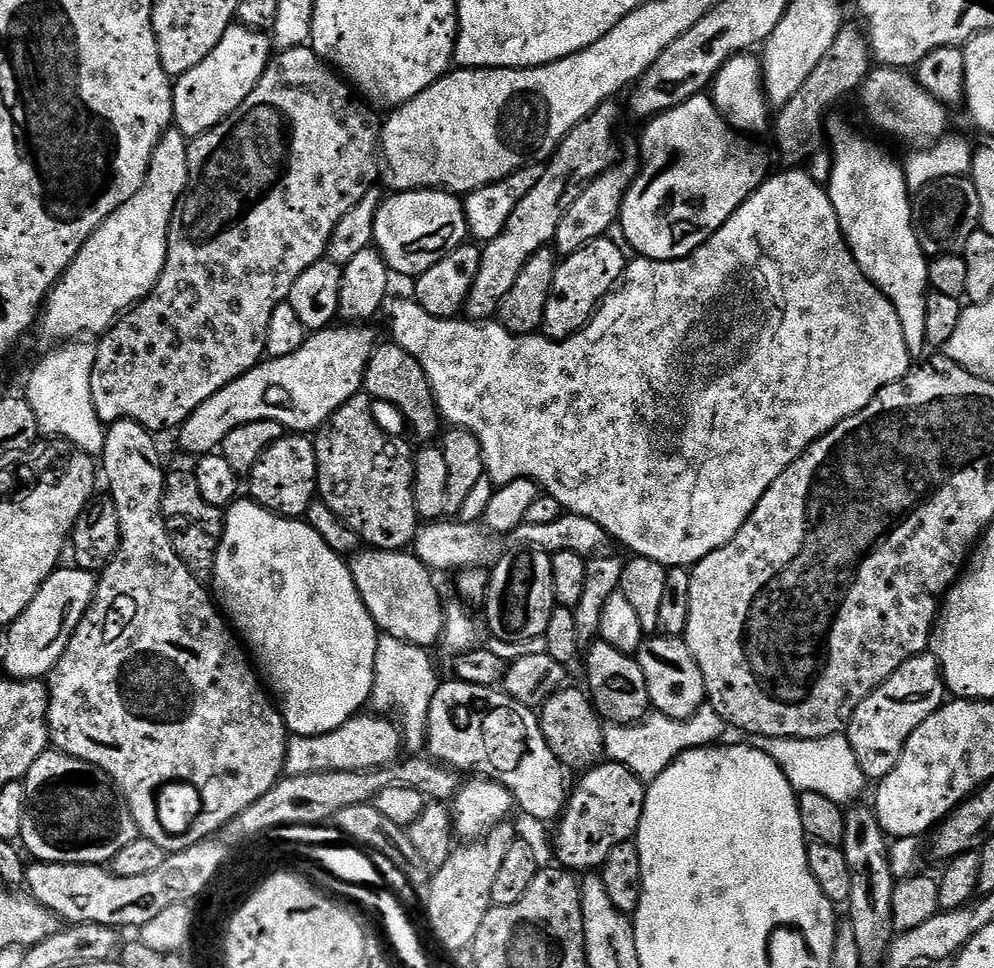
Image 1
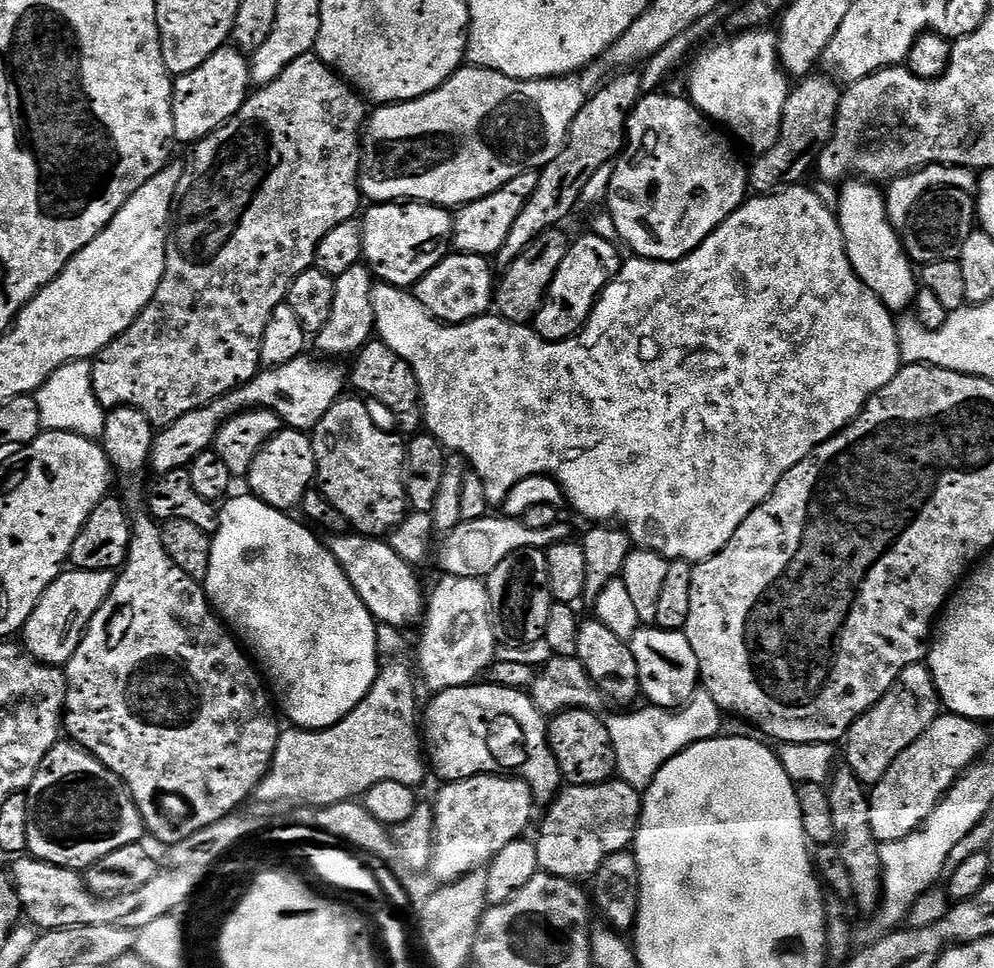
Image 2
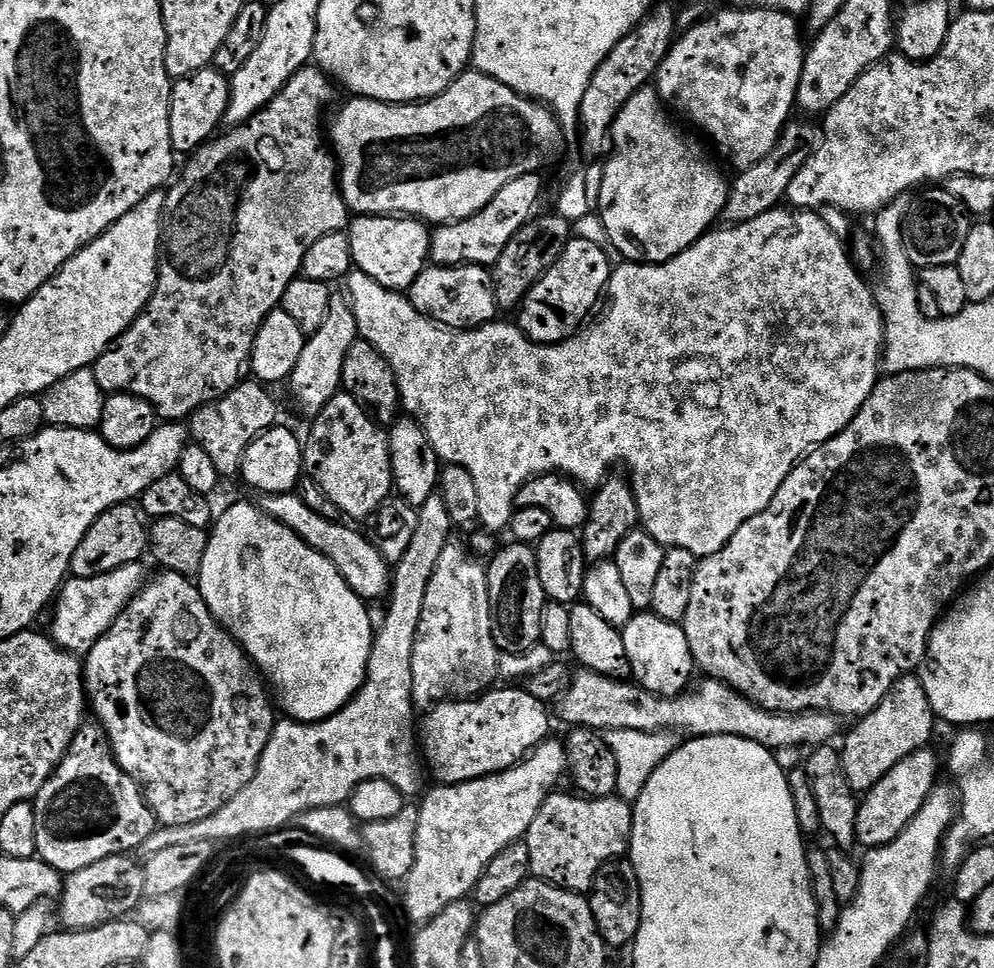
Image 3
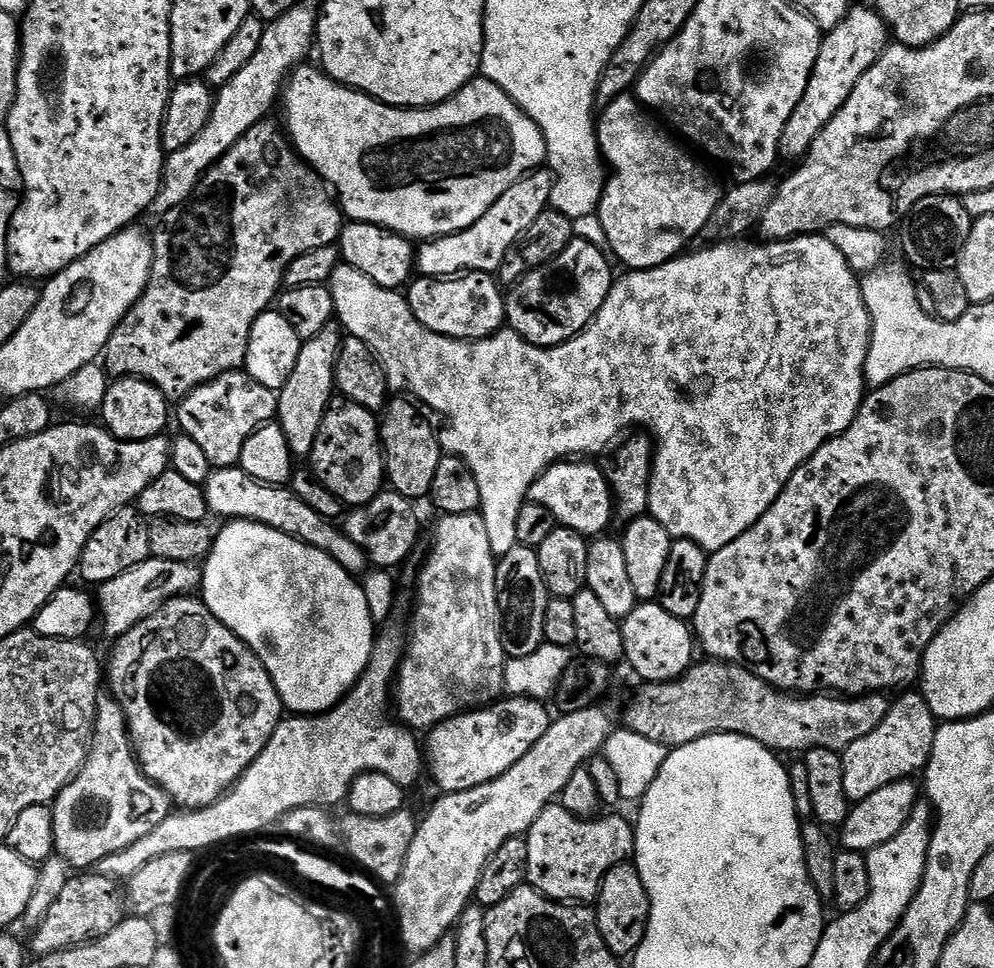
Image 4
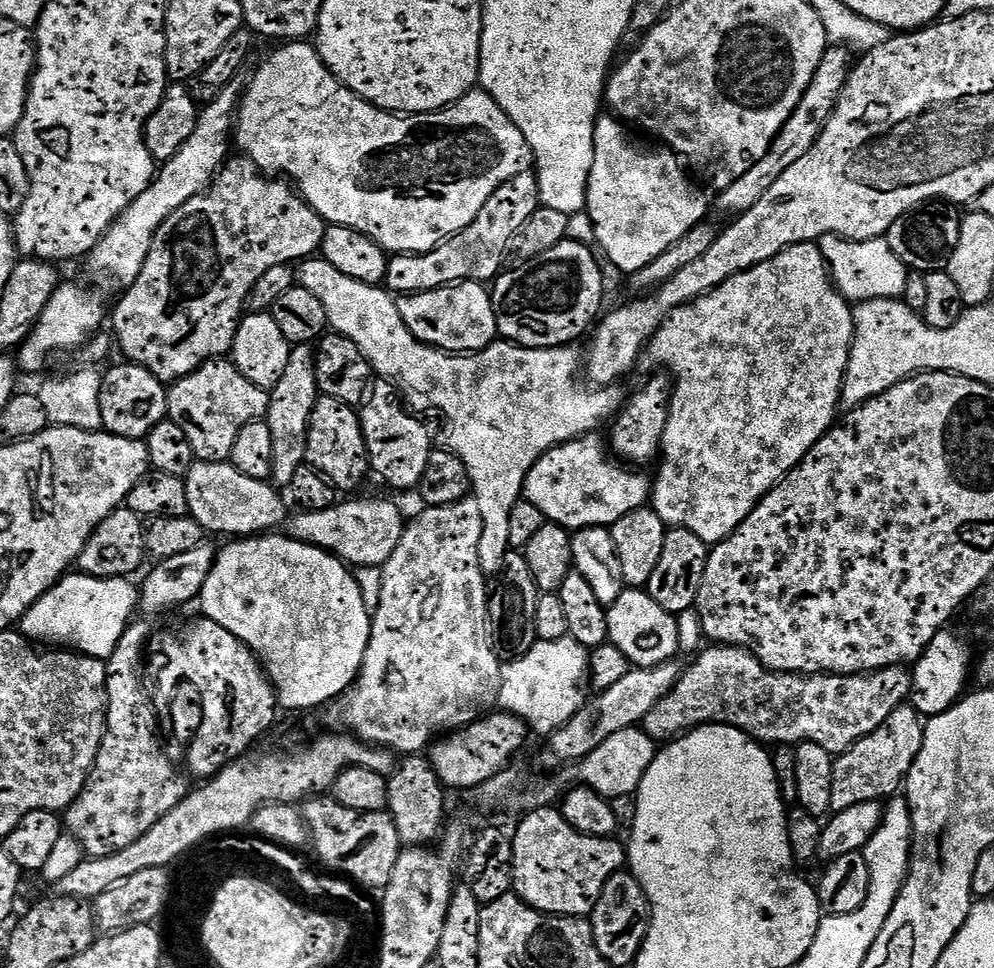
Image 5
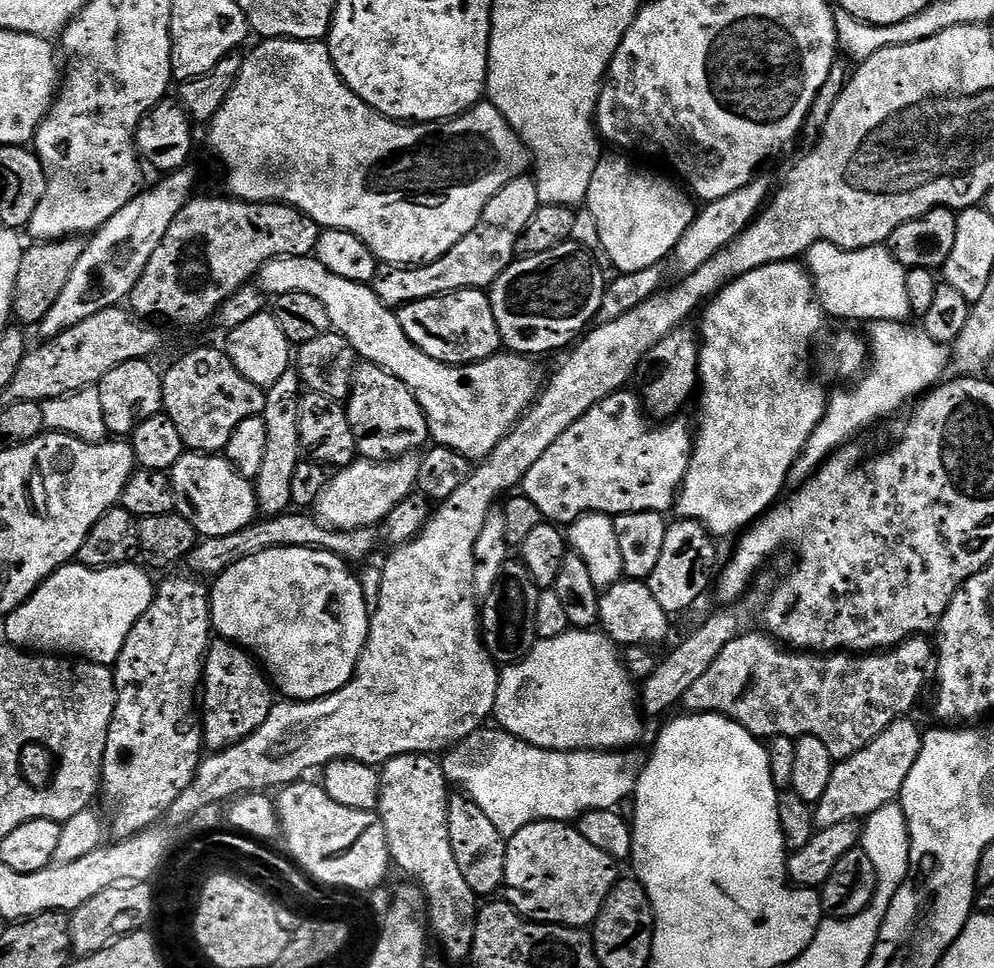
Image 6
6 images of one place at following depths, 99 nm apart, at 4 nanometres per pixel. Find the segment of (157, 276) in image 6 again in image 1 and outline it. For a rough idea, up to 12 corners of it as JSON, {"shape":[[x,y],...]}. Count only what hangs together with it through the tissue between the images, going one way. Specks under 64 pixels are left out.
{"shape":[[311,47],[188,145],[162,274],[99,337],[105,426],[179,429],[381,179]]}

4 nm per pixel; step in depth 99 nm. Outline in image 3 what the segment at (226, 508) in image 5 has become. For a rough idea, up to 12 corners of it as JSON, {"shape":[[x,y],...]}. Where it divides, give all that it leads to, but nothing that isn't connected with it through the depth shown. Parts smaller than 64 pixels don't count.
{"shape":[[298,494],[259,507],[342,574],[365,602],[390,592],[371,539],[314,514]]}

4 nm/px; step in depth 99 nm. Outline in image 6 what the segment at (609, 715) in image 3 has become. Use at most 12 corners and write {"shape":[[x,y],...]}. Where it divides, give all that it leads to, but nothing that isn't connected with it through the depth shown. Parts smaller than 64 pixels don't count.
{"shape":[[748,632],[682,701],[839,762],[907,717],[934,648]]}

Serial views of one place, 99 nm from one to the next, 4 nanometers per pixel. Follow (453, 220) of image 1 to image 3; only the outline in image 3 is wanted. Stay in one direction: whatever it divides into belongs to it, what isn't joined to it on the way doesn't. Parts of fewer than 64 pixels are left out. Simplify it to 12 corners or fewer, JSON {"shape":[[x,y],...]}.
{"shape":[[360,214],[346,231],[353,265],[411,288],[429,263],[425,221]]}

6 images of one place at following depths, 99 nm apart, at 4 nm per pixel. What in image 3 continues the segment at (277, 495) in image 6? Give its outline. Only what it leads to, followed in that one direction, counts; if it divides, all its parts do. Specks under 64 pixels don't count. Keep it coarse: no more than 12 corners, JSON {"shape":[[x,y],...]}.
{"shape":[[347,295],[305,339],[290,377],[315,418],[341,391],[342,362],[359,336]]}

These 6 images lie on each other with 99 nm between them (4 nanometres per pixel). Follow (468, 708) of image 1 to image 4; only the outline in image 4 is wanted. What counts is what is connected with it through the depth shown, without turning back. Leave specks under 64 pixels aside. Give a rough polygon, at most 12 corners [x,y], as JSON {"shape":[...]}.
{"shape":[[507,697],[429,729],[439,791],[504,774],[549,729],[541,701]]}

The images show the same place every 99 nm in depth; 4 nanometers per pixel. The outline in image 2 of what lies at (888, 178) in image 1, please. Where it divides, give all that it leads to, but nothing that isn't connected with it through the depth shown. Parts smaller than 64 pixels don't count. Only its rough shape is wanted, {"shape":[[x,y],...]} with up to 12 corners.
{"shape":[[875,183],[840,188],[850,266],[888,311],[913,307],[918,272]]}

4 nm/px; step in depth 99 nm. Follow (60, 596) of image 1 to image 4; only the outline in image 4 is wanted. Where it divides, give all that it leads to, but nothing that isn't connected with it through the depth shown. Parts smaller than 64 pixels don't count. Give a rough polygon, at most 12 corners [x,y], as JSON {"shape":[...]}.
{"shape":[[146,562],[99,585],[105,634],[124,636],[195,593],[196,564]]}

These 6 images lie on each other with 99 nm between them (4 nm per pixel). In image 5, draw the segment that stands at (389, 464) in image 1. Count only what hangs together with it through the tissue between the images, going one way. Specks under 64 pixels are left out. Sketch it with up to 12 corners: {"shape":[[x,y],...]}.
{"shape":[[317,399],[307,463],[352,494],[370,476],[353,405]]}

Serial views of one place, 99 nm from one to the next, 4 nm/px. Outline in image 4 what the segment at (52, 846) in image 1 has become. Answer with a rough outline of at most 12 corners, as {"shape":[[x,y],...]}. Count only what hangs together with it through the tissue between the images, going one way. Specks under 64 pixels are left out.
{"shape":[[96,702],[53,849],[92,870],[174,805],[140,768],[122,706]]}

